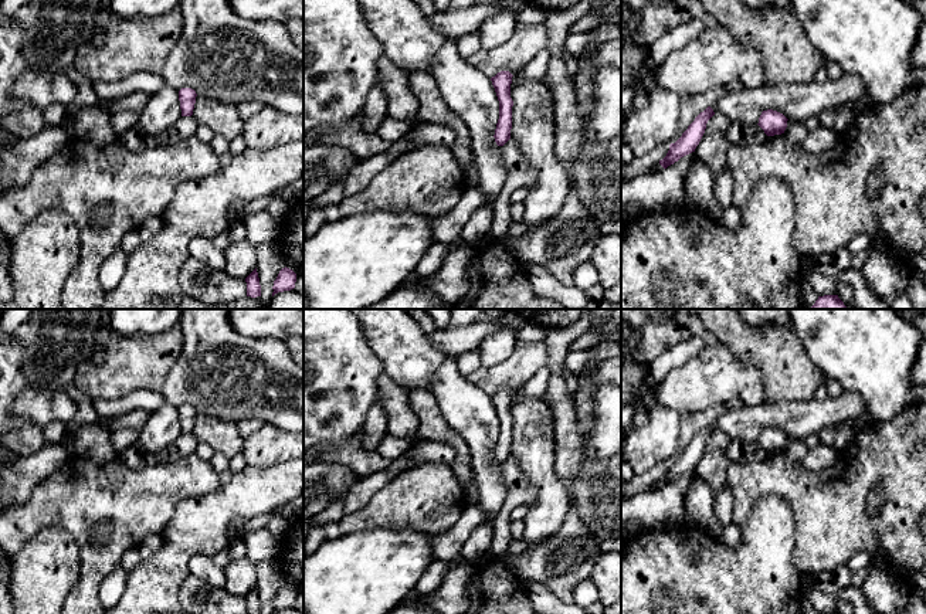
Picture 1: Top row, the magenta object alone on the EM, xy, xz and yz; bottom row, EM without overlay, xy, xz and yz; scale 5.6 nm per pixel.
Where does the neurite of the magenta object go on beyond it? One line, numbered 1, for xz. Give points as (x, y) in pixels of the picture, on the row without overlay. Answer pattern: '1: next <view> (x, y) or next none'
1: next none

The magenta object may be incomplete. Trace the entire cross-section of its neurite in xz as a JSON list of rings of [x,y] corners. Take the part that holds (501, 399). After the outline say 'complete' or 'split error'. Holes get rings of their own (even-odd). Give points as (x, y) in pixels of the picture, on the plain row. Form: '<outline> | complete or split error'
[[[501,389],[491,396],[499,418],[499,437],[493,452],[498,464],[503,464],[511,457],[513,424],[511,415],[512,394],[513,393],[509,389]]] | complete

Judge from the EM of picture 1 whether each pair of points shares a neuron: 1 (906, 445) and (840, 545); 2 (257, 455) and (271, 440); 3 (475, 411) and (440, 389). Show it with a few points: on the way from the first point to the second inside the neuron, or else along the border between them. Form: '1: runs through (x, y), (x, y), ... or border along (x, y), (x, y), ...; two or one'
1: runs through (879, 465), (840, 505), (840, 518); one
2: runs through (257, 451), (267, 444); one
3: runs through (467, 407), (448, 389); one

